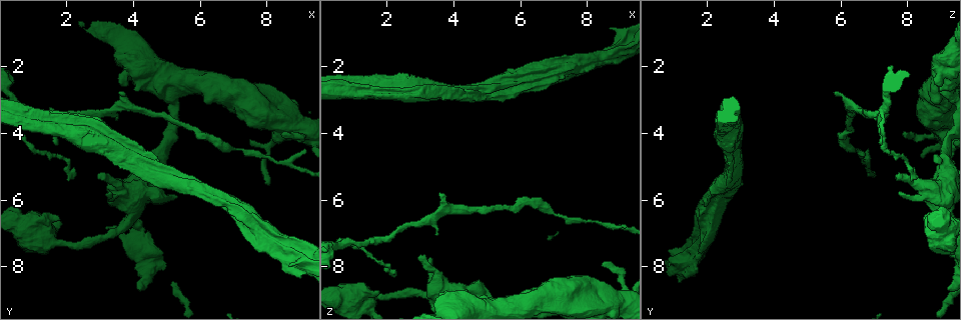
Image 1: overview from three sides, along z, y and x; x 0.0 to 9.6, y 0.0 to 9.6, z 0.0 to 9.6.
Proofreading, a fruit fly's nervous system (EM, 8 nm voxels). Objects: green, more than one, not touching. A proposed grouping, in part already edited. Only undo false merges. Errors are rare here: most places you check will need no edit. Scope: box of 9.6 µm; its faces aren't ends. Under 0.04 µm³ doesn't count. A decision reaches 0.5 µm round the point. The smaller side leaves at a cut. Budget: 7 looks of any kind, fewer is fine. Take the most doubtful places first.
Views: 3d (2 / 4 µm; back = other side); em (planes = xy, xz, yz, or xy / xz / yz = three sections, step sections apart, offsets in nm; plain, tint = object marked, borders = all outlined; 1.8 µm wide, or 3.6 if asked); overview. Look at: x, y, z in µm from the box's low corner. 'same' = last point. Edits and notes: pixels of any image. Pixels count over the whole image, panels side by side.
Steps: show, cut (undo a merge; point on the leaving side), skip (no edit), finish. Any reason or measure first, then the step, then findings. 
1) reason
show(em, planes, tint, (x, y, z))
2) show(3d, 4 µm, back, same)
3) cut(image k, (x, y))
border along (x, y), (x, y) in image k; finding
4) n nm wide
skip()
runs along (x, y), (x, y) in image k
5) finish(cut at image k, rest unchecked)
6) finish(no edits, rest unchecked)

show(em, 3.6 µm, planes, tint, (8.80, 7.60, 1.60))

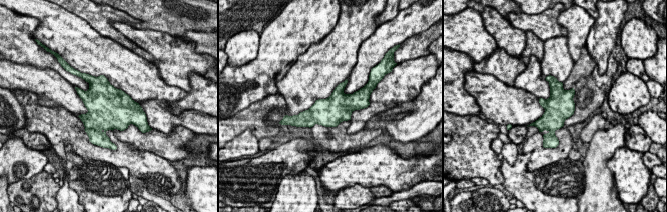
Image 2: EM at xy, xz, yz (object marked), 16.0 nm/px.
skip()
continuous, no second neuron

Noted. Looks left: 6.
a fork
show(3d, 4 µm, (6.05, 5.70, 2.35))

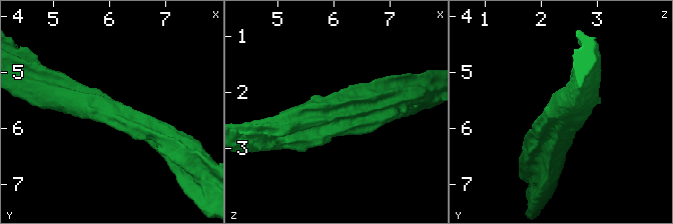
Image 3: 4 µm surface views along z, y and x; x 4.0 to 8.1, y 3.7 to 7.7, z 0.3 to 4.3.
show(em, xz, step 8, tint, (6.05, 5.65, 2.35))

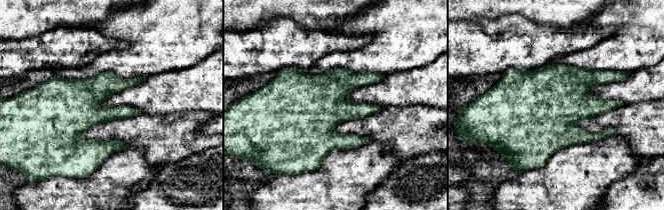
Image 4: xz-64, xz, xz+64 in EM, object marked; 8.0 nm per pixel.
cut it another way
show(em, planes, tint, same)

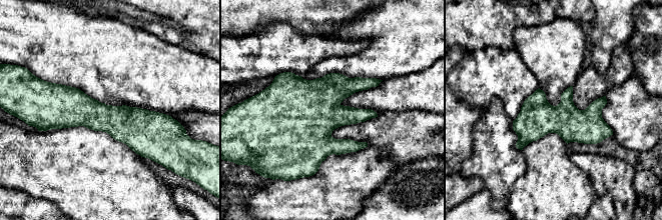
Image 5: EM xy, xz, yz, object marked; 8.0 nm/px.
skip()
all the same neuron

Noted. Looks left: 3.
thin neck
show(em, planes, plain, (8.30, 4.85, 6.75))

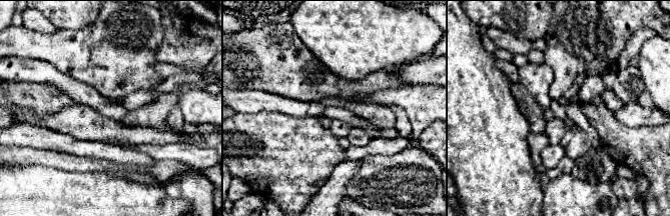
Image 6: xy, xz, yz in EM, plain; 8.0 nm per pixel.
show(em, planes, tint, same)

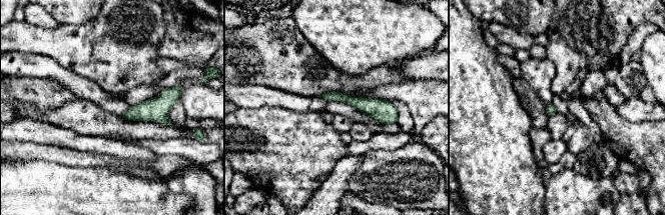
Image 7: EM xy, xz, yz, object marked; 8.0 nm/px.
80 nm wide
skip()
runs along (324, 96), (356, 101), (395, 118) in image 7; continuous, no second neuron

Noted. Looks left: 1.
finish(no edits, rest unchecked)

